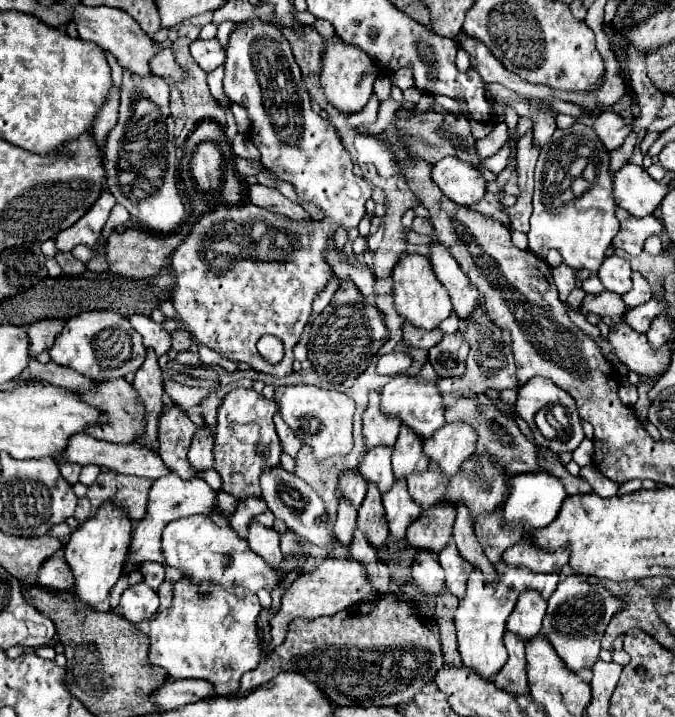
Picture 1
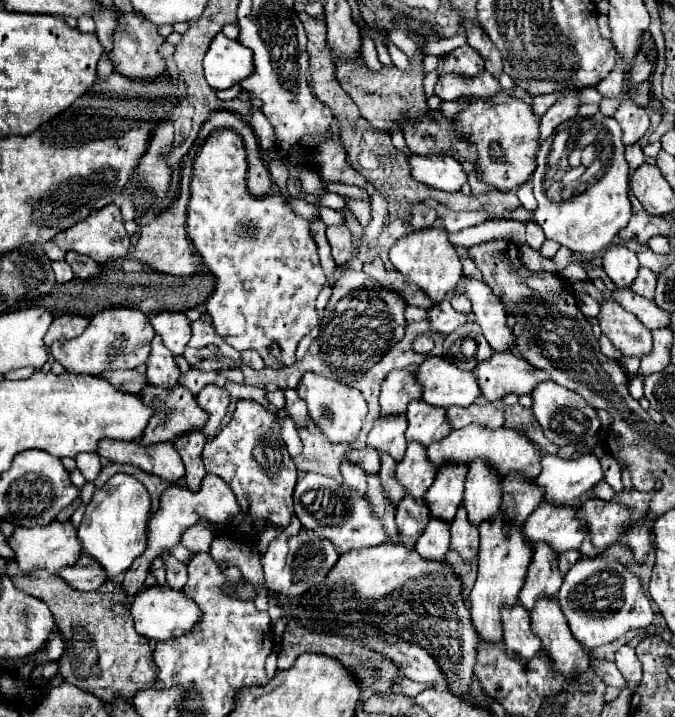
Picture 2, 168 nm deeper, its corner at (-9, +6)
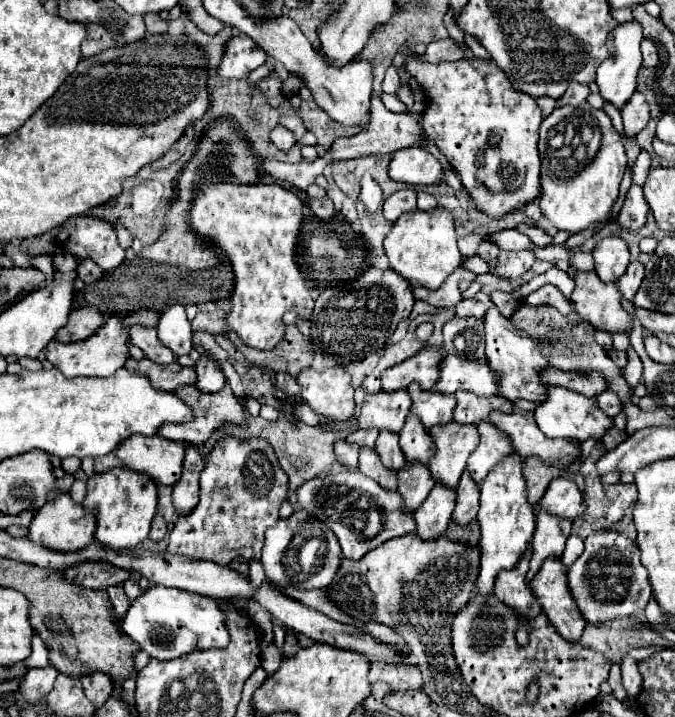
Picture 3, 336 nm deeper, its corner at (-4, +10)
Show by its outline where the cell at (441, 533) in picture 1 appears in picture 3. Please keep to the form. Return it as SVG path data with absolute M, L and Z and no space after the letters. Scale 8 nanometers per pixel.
M449 422L445 426L435 426L433 430L429 430L429 434L437 448L435 456L429 462L431 478L455 490L465 470L469 454L477 448L479 442L477 426Z

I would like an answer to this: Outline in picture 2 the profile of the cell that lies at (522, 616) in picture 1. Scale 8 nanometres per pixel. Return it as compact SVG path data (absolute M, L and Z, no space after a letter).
M534 546L534 558L528 568L524 588L520 590L520 604L524 608L534 608L538 596L556 596L562 586L562 572L558 570L558 556L550 546Z

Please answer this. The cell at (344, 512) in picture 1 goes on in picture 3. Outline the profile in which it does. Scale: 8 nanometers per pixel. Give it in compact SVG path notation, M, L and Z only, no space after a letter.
M337 440L335 442L335 456L337 462L347 468L347 470L357 470L357 460L359 460L359 448L353 444L347 444L345 440Z

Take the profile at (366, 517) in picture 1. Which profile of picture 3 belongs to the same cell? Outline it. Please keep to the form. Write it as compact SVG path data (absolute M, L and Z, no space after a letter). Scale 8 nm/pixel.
M387 430L379 432L375 450L381 456L381 462L385 466L389 466L389 470L399 472L399 470L405 468L405 456L401 454L401 448L399 448L399 442L397 442L395 434L389 434Z

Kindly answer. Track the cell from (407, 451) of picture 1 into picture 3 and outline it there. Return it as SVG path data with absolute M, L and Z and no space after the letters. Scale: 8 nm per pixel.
M417 384L407 388L413 406L411 412L421 420L425 430L431 430L437 424L449 424L453 420L455 398L449 394L437 394L435 390L421 390Z

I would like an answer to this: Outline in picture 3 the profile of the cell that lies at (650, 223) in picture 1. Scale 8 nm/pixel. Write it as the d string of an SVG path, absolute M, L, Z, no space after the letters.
M633 184L625 196L619 216L615 218L615 226L623 230L639 230L647 222L647 212L649 212L649 204L643 198L643 190L641 186Z

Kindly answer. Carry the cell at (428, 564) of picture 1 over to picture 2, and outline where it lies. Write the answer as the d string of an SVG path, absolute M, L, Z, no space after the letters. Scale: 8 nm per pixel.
M430 518L426 530L416 542L416 552L422 558L434 558L434 560L444 560L446 552L450 548L450 528L446 522L438 522L438 518Z

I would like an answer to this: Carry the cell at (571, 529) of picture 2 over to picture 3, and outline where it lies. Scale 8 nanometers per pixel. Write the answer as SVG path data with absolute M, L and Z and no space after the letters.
M563 478L551 480L543 498L535 506L547 510L551 516L565 518L571 522L577 520L585 512L583 494L579 492L577 484L571 480L563 480Z

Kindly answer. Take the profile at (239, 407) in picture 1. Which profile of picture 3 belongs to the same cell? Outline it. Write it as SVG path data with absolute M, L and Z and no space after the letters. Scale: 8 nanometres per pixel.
M225 436L217 440L211 454L205 458L205 470L201 472L201 500L189 514L175 522L167 552L211 560L221 566L235 558L259 558L263 534L279 522L279 508L289 496L287 492L289 478L267 440L239 440L235 436Z

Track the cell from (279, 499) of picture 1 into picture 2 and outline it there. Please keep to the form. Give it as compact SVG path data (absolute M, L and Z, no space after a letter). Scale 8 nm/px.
M314 472L300 474L294 490L294 512L304 528L314 530L322 538L328 538L334 546L338 546L340 552L360 550L366 546L380 546L388 542L388 534L382 522L374 516L366 494L354 492L328 476L320 476Z

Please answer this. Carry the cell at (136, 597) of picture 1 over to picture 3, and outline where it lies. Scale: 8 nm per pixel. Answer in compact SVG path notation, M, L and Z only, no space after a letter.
M155 584L131 602L131 608L121 620L121 630L131 636L151 658L169 660L203 648L225 648L229 634L225 630L225 614L215 600L189 594L179 588Z

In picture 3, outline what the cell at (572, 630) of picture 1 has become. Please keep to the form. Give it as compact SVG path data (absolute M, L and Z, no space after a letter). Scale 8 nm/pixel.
M609 530L585 538L585 550L573 566L569 566L567 582L573 600L589 626L601 626L615 618L633 616L641 612L651 598L647 570L639 562L637 544L623 534Z

